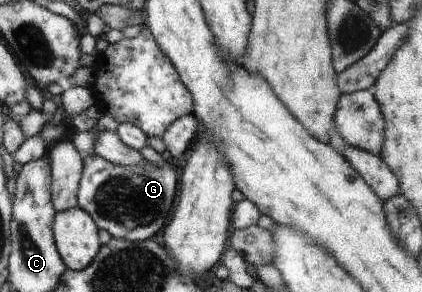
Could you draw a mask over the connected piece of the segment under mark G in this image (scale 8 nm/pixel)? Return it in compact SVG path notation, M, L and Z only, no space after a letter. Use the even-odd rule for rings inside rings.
M96 154L84 157L83 182L79 187L79 208L86 211L88 215L114 239L130 240L131 242L142 242L154 237L168 221L170 211L174 207L174 197L178 189L178 175L170 165L154 164L145 160L144 165L115 165L110 160Z

